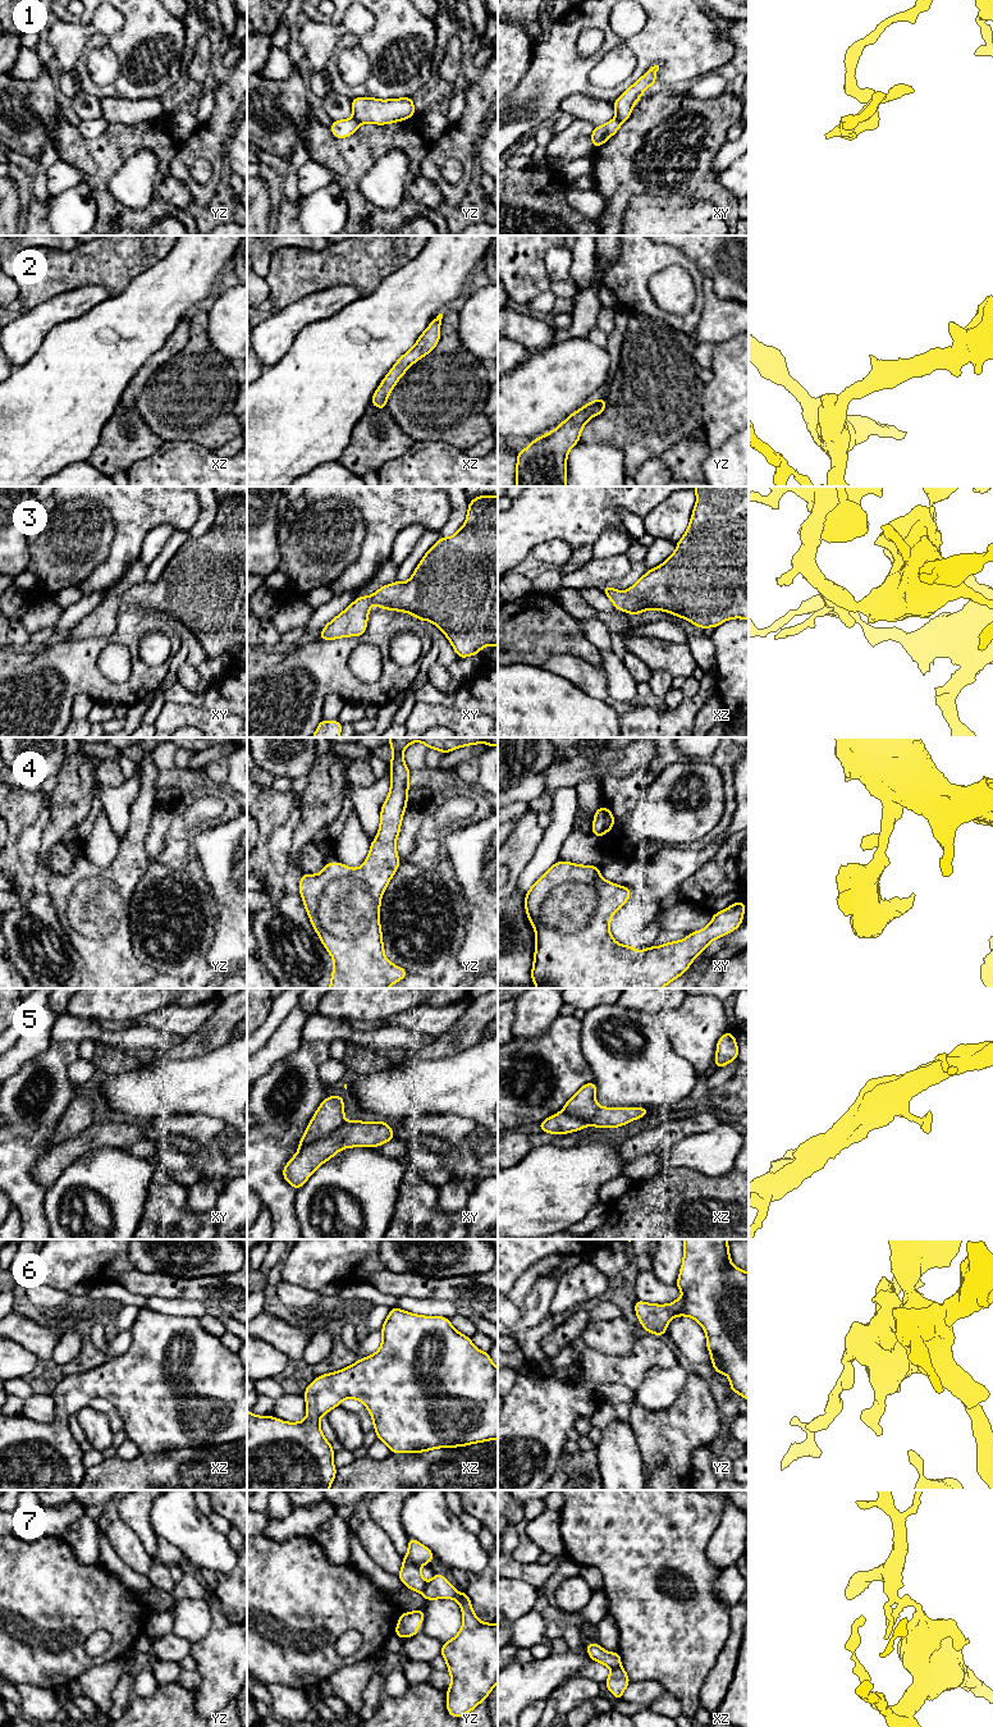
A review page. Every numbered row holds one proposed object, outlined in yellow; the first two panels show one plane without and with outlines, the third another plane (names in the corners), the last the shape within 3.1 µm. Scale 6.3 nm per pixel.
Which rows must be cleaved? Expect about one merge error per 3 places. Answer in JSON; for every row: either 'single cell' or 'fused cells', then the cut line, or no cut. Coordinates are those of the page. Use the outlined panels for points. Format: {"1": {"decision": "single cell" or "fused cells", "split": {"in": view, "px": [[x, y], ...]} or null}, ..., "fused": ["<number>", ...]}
{"1": {"decision": "fused cells", "split": {"in": "yz", "px": [[353, 117], [360, 123]]}}, "2": {"decision": "single cell", "split": null}, "3": {"decision": "single cell", "split": null}, "4": {"decision": "single cell", "split": null}, "5": {"decision": "single cell", "split": null}, "6": {"decision": "single cell", "split": null}, "7": {"decision": "fused cells", "split": {"in": "yz", "px": [[426, 1582], [420, 1591]]}}, "fused": ["1", "7"]}

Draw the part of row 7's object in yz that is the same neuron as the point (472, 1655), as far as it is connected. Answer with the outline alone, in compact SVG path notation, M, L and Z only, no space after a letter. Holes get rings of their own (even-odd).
M435 1573L421 1591L426 1600L454 1599L463 1613L463 1626L456 1637L443 1644L452 1683L447 1690L449 1715L459 1718L475 1709L498 1682L498 1623L482 1623L472 1611L466 1593L458 1593L448 1580Z

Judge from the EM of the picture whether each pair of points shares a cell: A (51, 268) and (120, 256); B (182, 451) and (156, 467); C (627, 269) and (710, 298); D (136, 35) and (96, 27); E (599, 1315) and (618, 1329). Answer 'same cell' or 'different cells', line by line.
A: same cell
B: same cell
C: different cells
D: different cells
E: different cells

